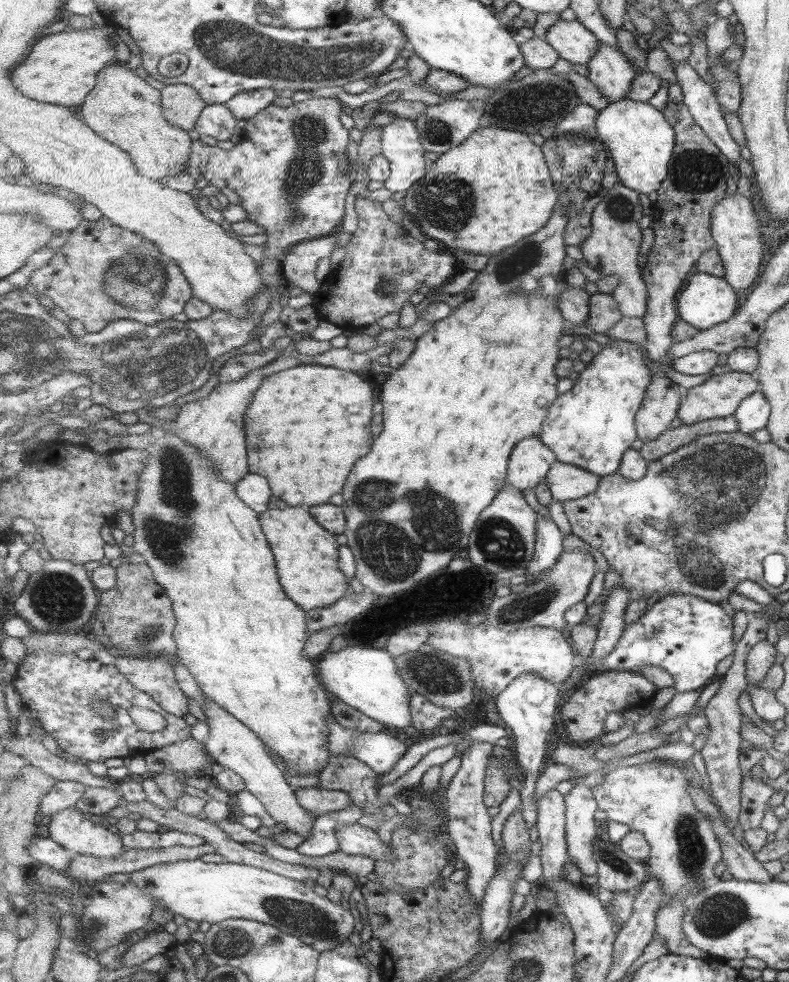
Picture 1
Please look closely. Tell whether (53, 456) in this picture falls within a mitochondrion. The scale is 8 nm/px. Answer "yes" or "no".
no

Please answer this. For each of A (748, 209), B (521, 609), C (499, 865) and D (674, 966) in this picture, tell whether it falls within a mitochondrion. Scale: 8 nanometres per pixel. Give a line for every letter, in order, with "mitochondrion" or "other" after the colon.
A: other
B: mitochondrion
C: other
D: other

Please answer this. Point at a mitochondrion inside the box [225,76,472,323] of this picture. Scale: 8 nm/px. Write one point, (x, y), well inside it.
(304, 172)

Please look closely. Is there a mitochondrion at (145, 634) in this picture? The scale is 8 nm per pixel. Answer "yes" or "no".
yes

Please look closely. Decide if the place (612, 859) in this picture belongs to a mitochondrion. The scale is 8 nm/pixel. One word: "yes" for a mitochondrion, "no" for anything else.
yes

